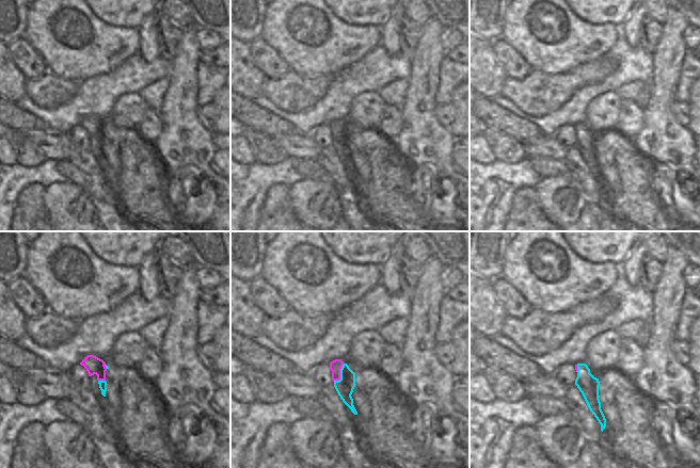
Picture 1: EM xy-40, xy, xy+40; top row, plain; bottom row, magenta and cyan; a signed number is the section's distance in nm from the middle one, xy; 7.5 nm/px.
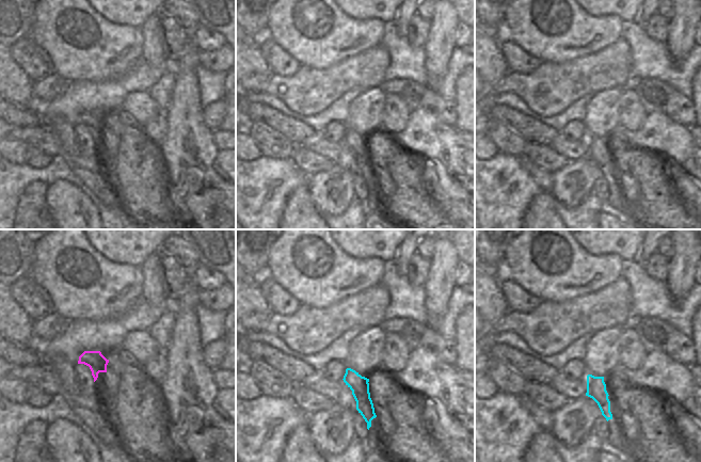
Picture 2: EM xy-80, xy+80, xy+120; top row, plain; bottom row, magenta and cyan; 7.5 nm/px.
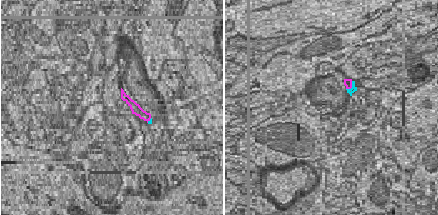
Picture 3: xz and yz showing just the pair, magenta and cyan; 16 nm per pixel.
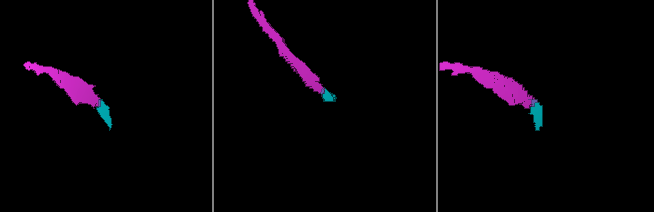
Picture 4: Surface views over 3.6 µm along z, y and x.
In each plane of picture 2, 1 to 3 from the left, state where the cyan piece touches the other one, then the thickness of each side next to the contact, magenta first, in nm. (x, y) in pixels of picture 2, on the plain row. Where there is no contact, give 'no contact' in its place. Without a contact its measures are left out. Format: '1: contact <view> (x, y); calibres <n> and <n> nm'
1: no contact
2: no contact
3: no contact

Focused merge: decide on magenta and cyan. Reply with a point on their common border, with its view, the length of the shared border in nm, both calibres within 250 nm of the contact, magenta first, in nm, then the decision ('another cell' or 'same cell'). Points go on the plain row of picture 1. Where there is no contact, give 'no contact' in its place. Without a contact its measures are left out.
xy (339, 135) | 170 nm | 90/140 nm | same cell

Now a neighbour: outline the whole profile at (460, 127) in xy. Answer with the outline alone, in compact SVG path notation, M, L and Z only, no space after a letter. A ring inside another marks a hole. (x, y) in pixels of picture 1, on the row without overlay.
M470 81L456 87L451 96L451 104L456 111L449 132L455 138L470 138Z

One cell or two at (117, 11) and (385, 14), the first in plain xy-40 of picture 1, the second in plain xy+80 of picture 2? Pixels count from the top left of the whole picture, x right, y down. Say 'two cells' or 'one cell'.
one cell

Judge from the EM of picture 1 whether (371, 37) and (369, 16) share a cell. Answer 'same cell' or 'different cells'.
different cells

